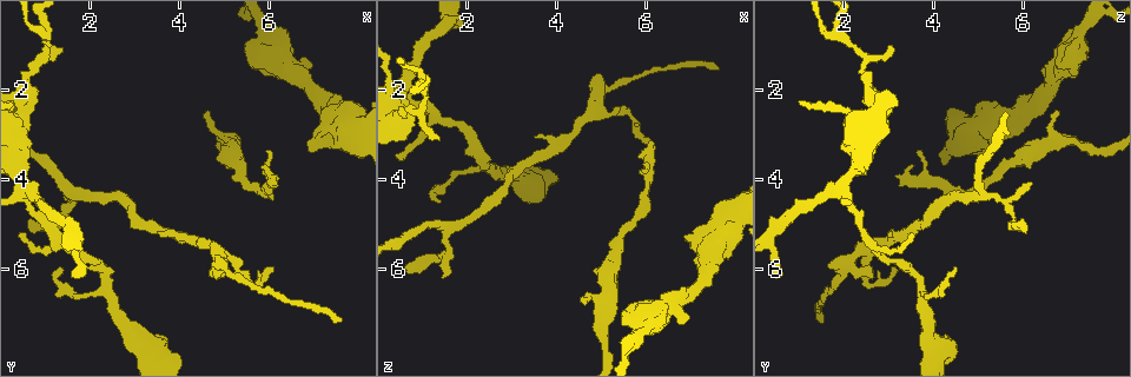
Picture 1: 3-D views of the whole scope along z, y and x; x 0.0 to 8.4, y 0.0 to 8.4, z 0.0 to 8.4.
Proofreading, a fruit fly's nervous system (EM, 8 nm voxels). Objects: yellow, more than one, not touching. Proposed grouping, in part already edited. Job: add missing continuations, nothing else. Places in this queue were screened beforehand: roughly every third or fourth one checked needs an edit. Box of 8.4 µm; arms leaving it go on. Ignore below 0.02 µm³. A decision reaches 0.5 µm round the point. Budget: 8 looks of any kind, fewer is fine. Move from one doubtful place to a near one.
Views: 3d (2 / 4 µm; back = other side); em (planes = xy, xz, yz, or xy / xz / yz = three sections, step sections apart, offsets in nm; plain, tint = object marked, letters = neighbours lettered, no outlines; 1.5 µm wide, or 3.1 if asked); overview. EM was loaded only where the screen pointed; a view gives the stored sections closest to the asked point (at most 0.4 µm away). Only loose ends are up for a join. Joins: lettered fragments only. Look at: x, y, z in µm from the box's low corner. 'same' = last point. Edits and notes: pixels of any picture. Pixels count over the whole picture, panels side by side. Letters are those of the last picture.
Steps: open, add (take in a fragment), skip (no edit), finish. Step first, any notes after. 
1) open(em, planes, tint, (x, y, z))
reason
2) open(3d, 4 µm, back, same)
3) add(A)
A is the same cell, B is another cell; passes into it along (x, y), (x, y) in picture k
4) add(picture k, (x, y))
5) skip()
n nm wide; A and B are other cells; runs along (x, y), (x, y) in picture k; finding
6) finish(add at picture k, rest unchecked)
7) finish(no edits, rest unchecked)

open(em, planes, letters, (6.90, 3.35, 5.30))
stops while still wide

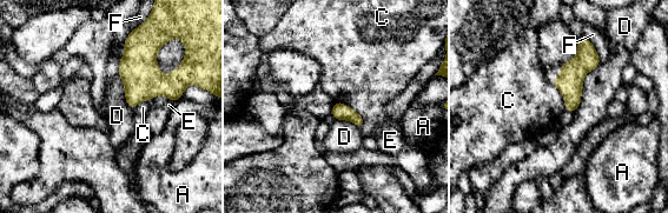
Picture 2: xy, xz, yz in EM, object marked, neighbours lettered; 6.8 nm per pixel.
skip()
A, C, D, E and F are other cells; border along (336, 101), (350, 106), (363, 125) in picture 2; none of them fits

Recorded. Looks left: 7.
open(3d, 2 µm, (6.00, 5.90, 3.10))

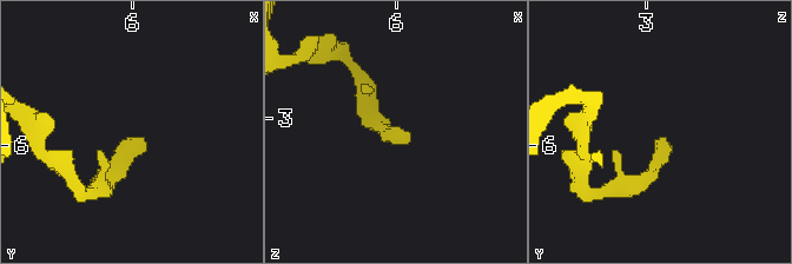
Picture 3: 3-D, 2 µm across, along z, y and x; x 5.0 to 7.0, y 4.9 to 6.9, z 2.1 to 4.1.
open(em, planes, plain, (6.04, 5.92, 3.12))
need the tissue

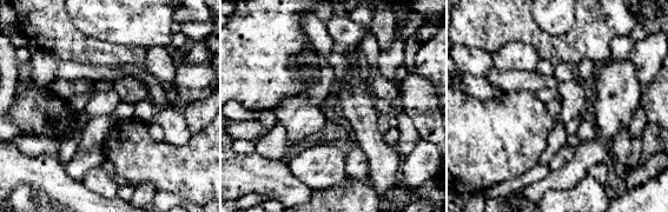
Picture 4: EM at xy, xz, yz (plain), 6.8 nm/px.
open(em, planes, letters, same)
what lies round it

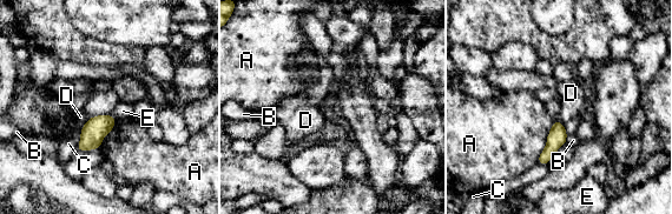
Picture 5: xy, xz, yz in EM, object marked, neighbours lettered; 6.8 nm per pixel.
skip()
70 nm wide; A, B, C, D and E are other cells; border along (564, 126), (567, 134) in picture 5; no lettered fragment goes on from it

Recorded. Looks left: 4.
open(em, xy, step 8, letters, (4.95, 5.95, 1.60))
two arms at a narrow angle

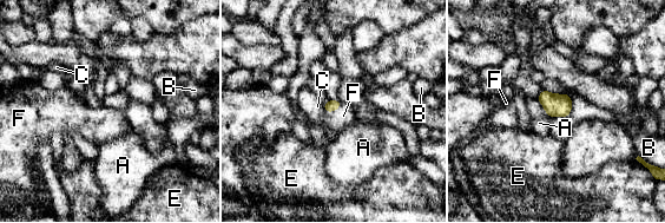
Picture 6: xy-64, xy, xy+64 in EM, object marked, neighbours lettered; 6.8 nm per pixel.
open(em, planes, letters, same)

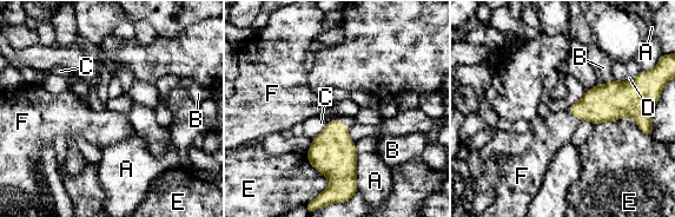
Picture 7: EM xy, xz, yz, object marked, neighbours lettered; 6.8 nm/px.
add(F)
F is the same cell, A, B, C, D and E are other cells; it goes on there

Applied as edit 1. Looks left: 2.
finish(add at picture 7, rest unchecked)

